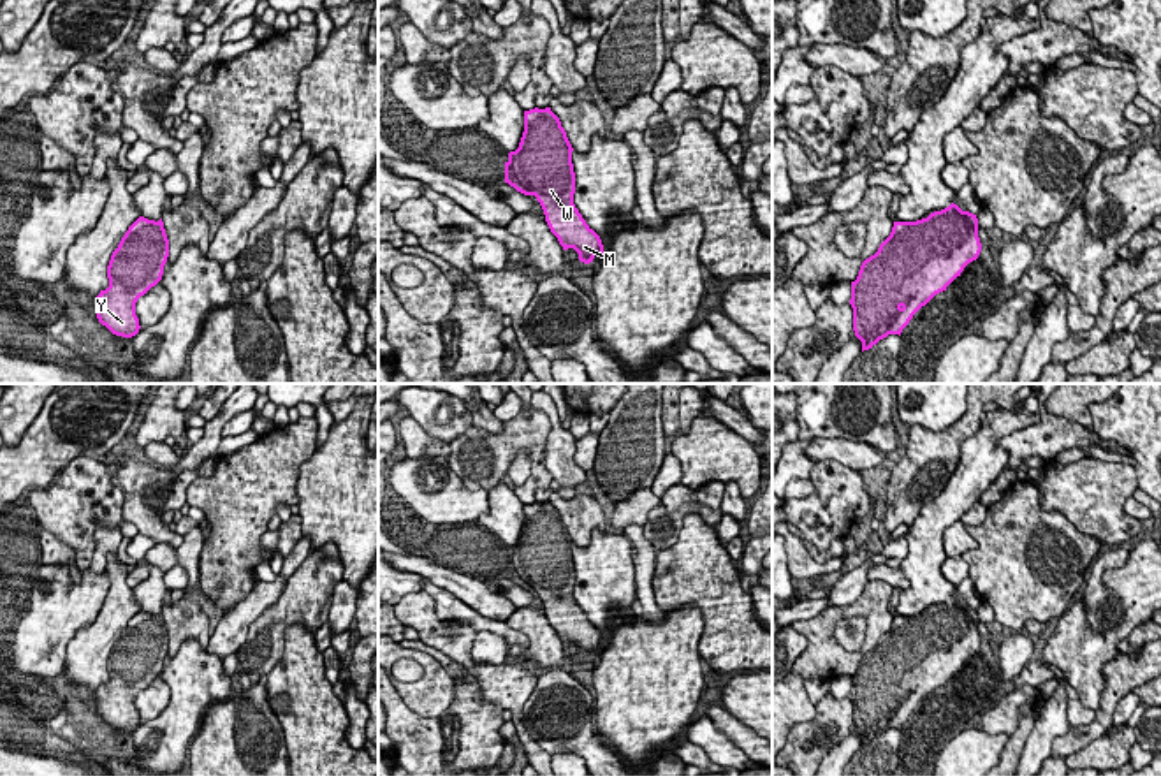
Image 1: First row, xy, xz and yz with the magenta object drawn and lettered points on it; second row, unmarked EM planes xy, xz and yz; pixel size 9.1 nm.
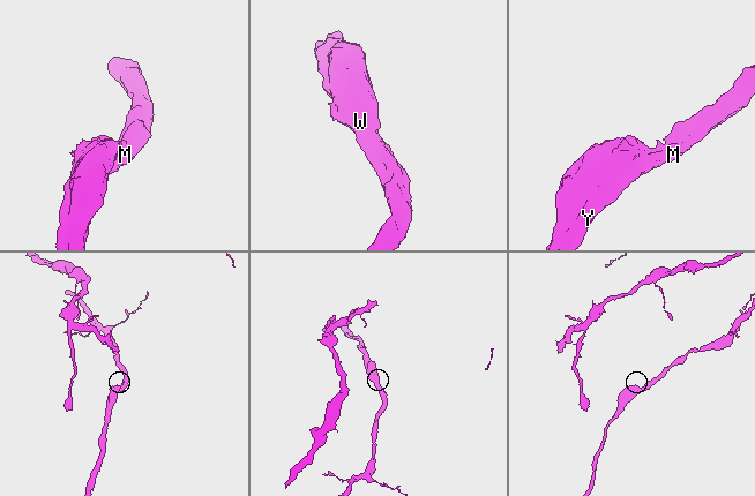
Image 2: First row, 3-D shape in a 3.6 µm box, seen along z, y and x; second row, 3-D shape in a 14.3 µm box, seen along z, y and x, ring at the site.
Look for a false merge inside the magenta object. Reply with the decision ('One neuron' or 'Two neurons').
One neuron

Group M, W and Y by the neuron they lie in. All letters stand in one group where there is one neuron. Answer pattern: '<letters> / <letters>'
M W Y

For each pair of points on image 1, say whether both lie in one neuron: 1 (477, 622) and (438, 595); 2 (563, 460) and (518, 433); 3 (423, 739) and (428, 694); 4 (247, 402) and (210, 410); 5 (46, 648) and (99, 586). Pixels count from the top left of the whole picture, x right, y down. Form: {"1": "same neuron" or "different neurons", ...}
{"1": "same neuron", "2": "different neurons", "3": "different neurons", "4": "different neurons", "5": "same neuron"}

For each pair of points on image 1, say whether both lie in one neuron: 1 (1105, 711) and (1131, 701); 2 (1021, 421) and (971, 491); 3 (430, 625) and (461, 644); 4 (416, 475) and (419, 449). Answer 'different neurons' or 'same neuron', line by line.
1: different neurons
2: same neuron
3: same neuron
4: different neurons

